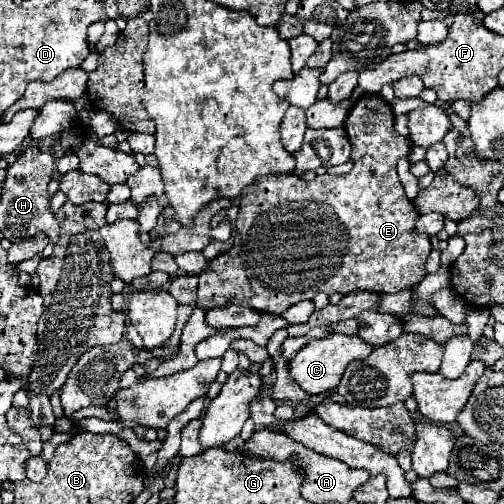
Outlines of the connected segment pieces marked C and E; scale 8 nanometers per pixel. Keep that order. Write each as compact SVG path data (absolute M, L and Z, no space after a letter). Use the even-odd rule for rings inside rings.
M333 333L327 339L313 339L311 343L307 343L307 347L303 347L293 357L293 361L289 363L289 373L301 385L301 389L305 393L309 393L309 395L321 395L321 393L333 391L339 385L339 381L341 381L341 377L343 377L345 367L349 365L349 361L353 361L353 359L365 359L371 351L373 351L373 345L365 343L357 335L349 337L349 335Z
M365 95L357 101L345 121L345 131L353 145L351 159L355 167L351 173L339 177L325 173L317 175L311 183L305 183L295 175L265 175L251 191L243 191L235 221L235 243L227 253L209 261L199 273L197 307L209 311L233 303L259 313L283 315L285 309L299 301L311 301L319 291L327 295L349 295L353 291L397 293L417 285L427 275L425 261L431 253L431 243L427 235L413 231L419 213L415 211L413 201L405 197L397 177L397 161L409 155L411 141L395 133L393 111L389 103L377 95Z

